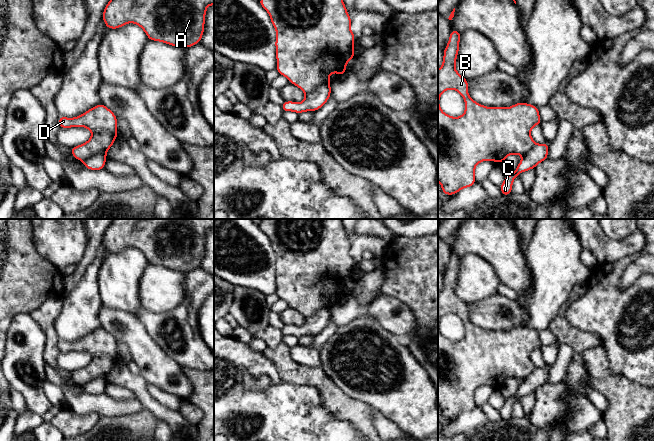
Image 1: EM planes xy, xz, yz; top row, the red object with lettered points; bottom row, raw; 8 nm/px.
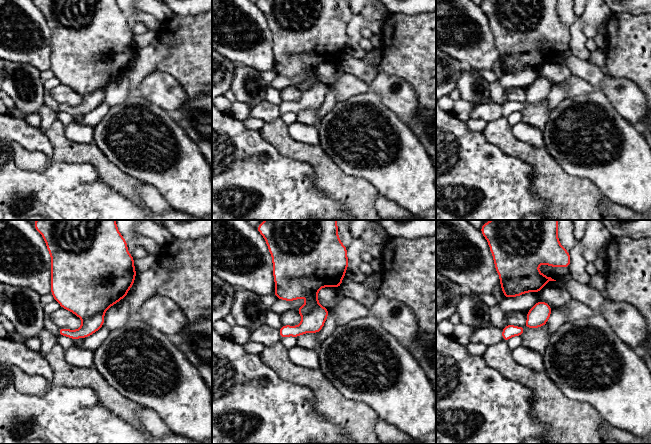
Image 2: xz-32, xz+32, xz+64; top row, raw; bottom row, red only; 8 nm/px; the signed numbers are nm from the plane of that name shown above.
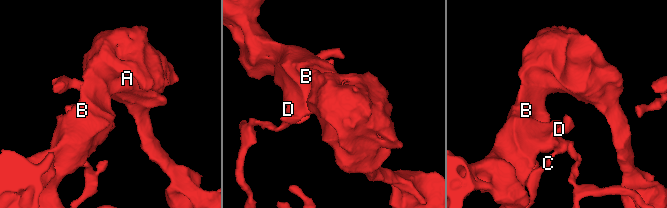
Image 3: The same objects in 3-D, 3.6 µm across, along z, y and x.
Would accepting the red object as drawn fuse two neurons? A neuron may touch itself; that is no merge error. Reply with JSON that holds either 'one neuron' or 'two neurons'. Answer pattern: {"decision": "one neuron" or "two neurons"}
{"decision": "two neurons"}

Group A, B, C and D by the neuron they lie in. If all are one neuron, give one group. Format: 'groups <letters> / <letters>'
groups A B D / C

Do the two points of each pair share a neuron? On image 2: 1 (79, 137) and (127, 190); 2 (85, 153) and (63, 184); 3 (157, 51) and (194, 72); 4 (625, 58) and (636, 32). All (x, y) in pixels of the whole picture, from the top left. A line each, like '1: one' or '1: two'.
1: two
2: two
3: two
4: one

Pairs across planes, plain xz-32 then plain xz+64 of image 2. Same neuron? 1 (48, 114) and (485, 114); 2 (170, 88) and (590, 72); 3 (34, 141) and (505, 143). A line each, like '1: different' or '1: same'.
1: same
2: different
3: different

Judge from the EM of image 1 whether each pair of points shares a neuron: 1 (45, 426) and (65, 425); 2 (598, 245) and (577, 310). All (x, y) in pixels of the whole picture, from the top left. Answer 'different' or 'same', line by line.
1: different
2: different

